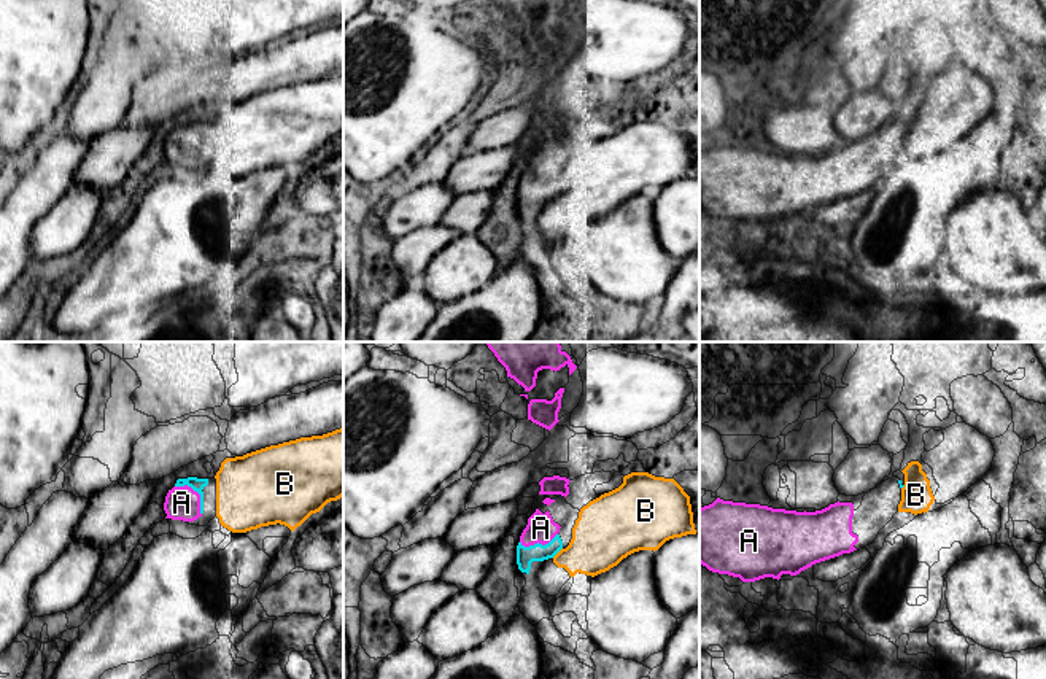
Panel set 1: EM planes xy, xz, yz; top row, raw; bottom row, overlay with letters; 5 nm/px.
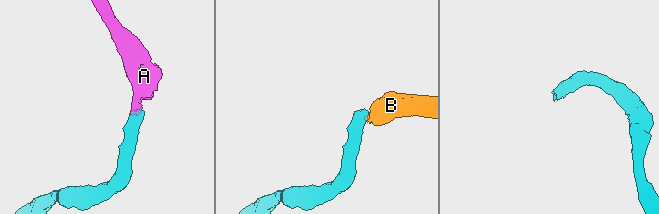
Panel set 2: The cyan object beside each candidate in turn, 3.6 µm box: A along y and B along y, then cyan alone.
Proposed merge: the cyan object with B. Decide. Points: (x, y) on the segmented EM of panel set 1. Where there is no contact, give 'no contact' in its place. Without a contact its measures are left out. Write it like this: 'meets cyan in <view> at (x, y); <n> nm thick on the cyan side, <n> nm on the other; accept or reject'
meets cyan in xz at (557, 552); 100 nm thick on the cyan side, 300 nm on the other; reject

